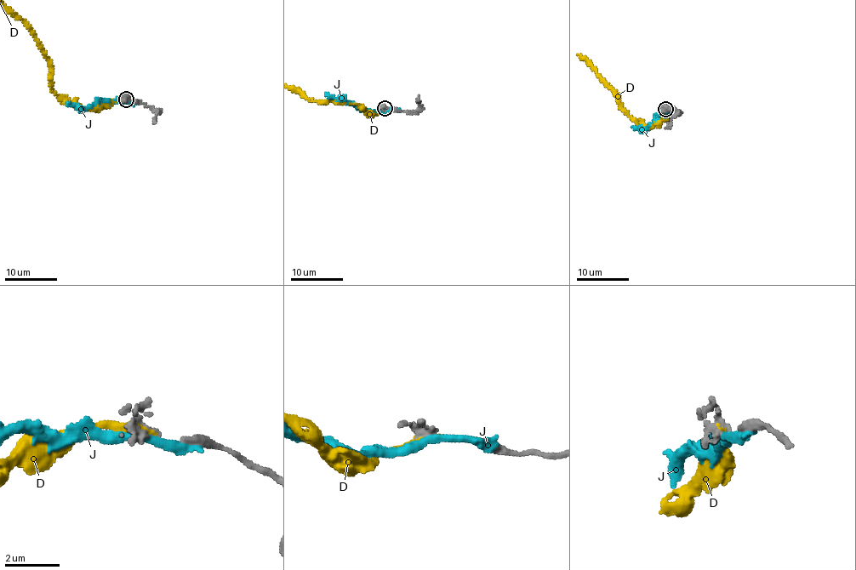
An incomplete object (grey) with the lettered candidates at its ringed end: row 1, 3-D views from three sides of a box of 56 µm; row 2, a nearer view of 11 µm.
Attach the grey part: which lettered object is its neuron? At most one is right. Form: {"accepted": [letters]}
{"accepted": ["D"]}

